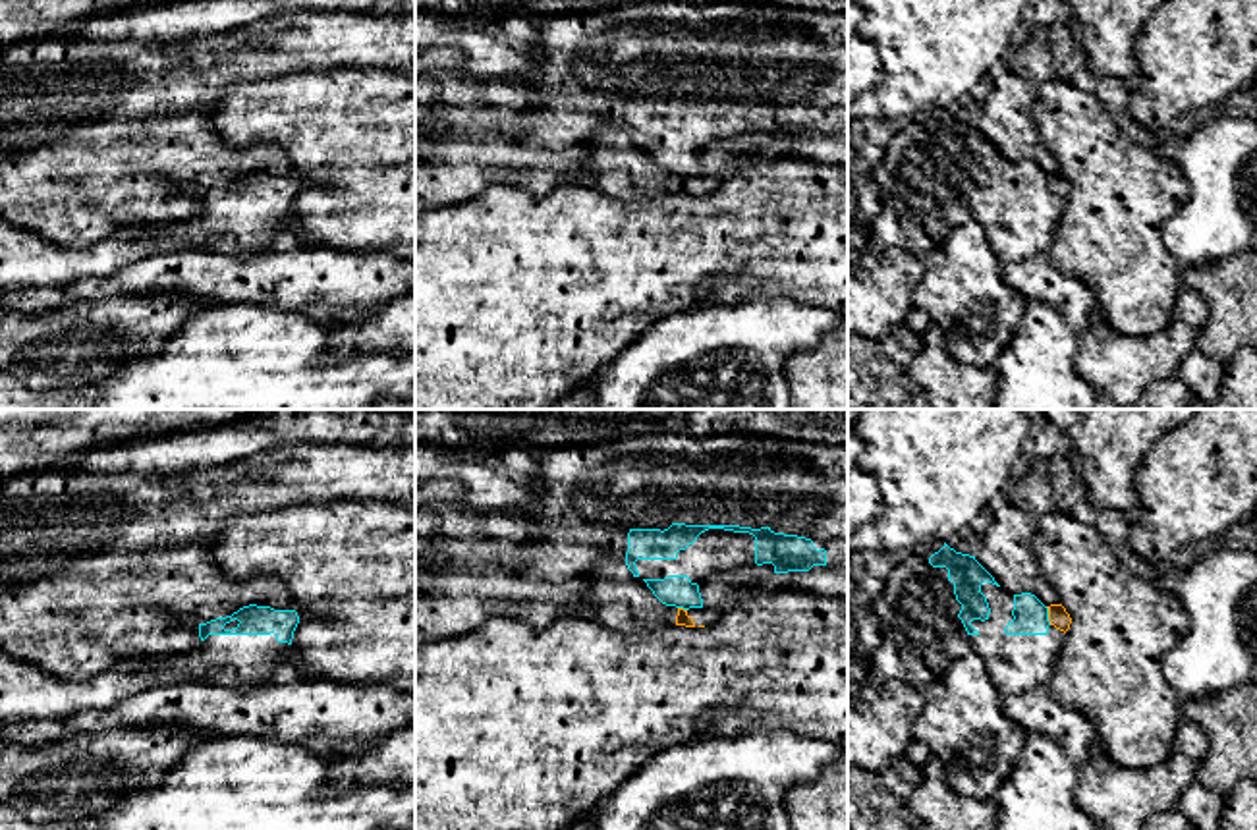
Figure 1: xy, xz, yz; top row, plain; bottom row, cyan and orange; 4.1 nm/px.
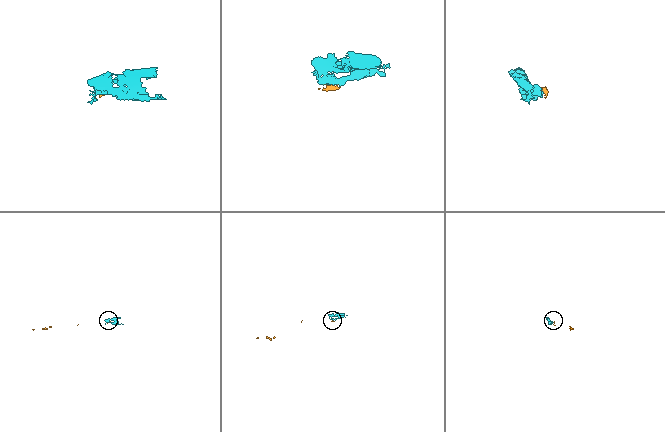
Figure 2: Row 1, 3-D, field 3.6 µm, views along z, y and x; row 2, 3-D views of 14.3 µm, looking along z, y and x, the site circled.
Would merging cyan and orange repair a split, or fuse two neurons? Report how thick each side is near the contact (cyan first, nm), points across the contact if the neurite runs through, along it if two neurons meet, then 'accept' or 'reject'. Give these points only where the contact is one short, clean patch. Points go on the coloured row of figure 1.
140/80 nm | along yz (1045, 607), (1051, 624) | reject

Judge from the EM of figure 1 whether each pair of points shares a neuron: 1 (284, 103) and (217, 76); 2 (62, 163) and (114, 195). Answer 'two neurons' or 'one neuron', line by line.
1: two neurons
2: one neuron

